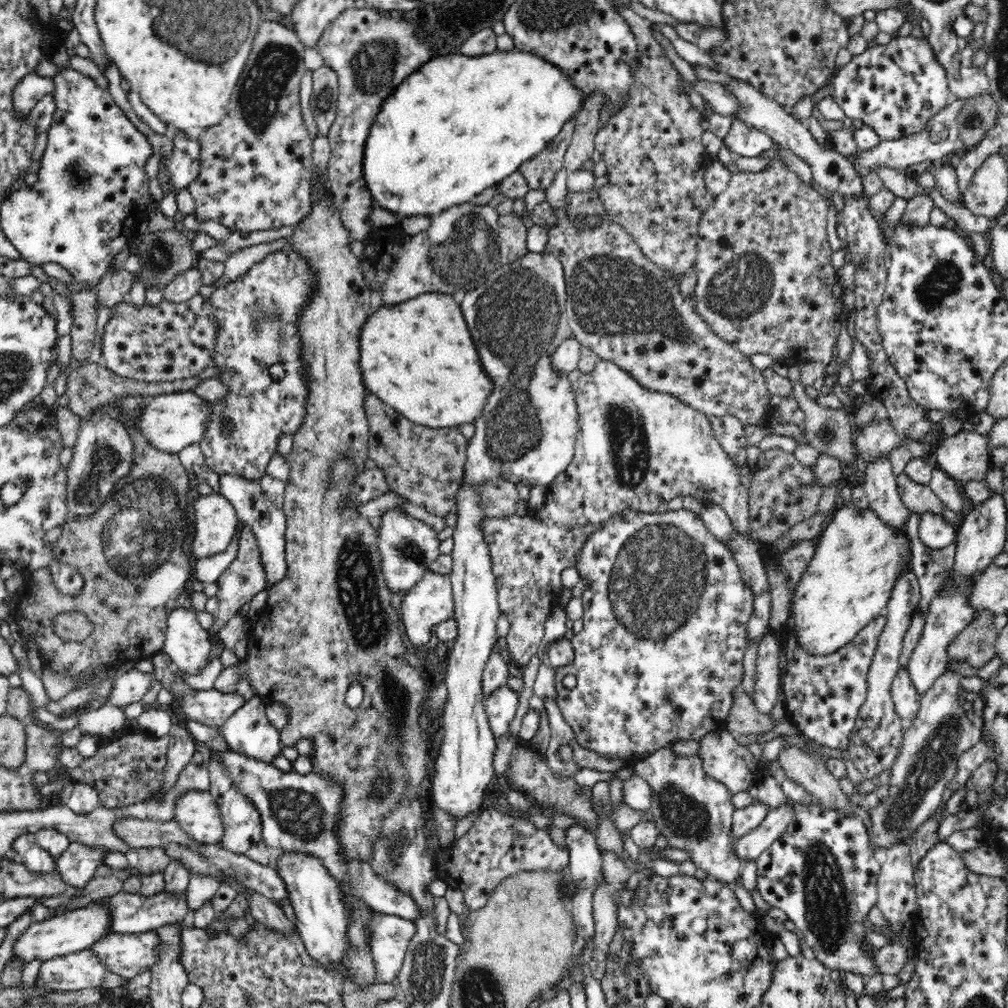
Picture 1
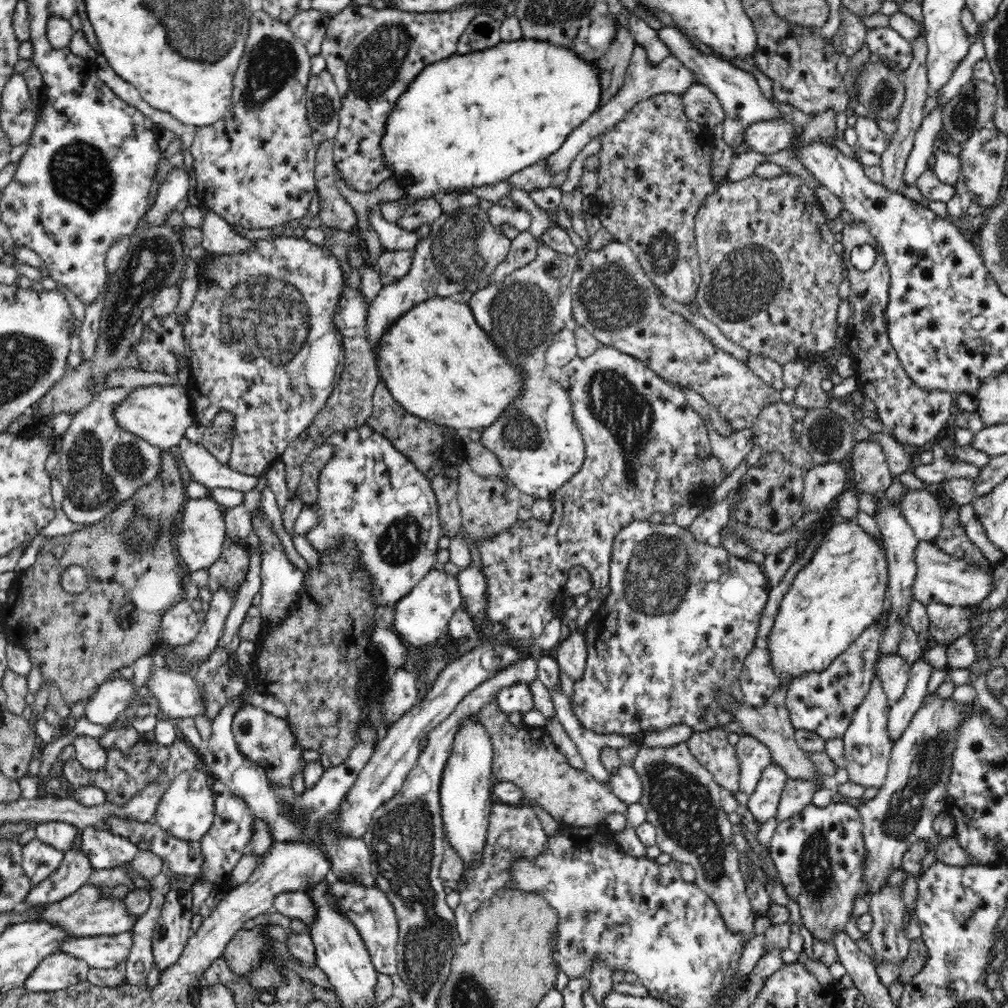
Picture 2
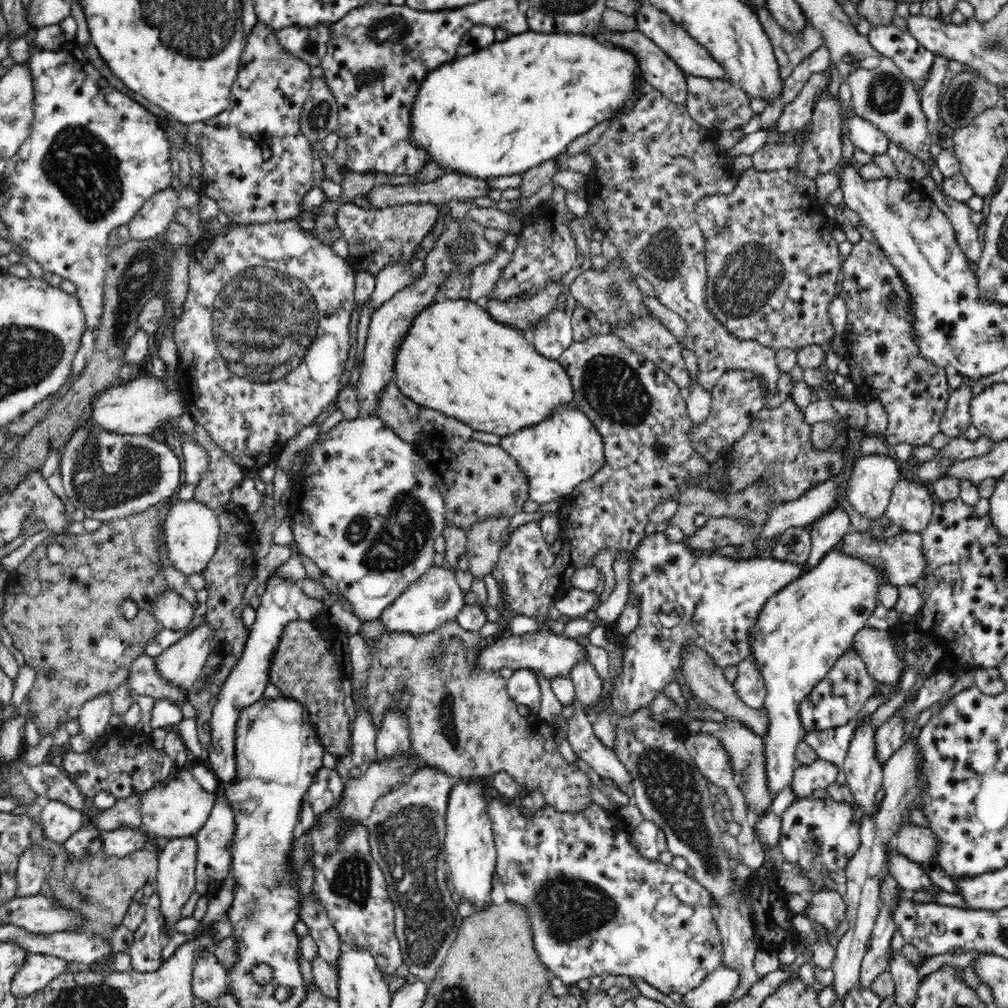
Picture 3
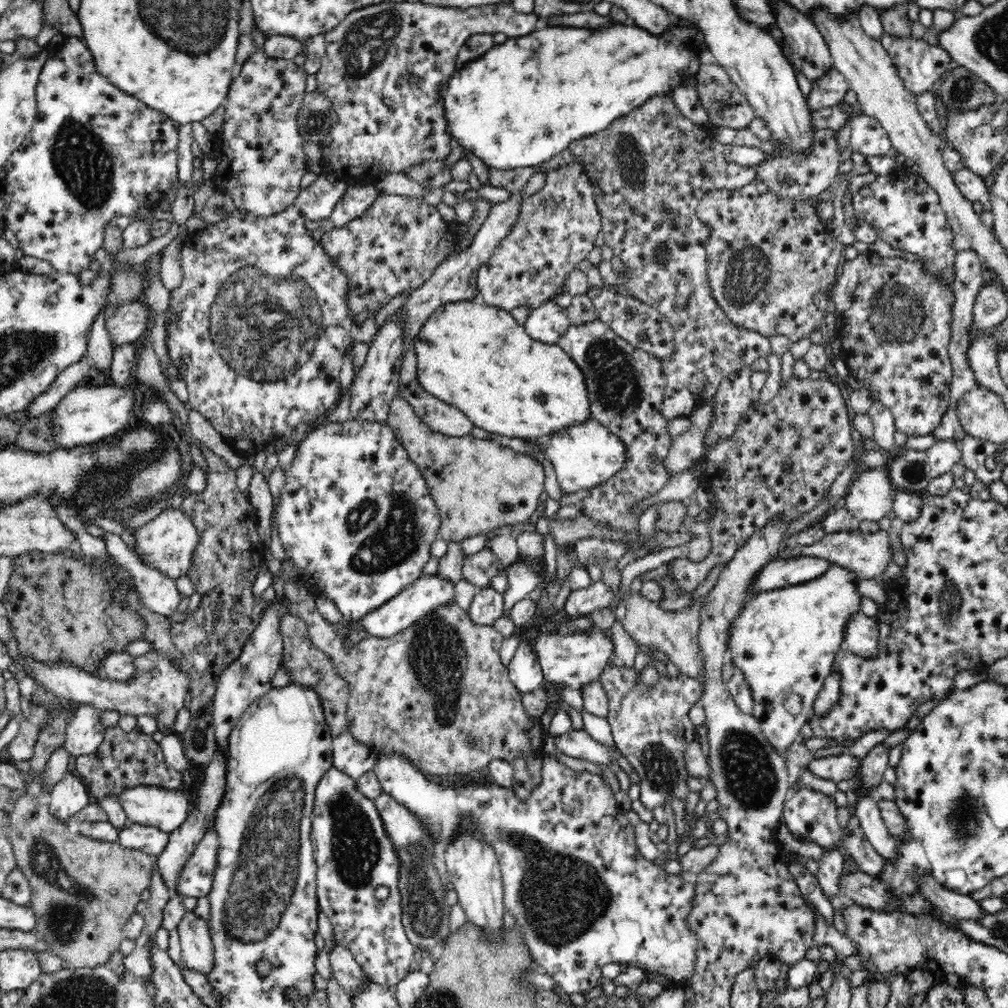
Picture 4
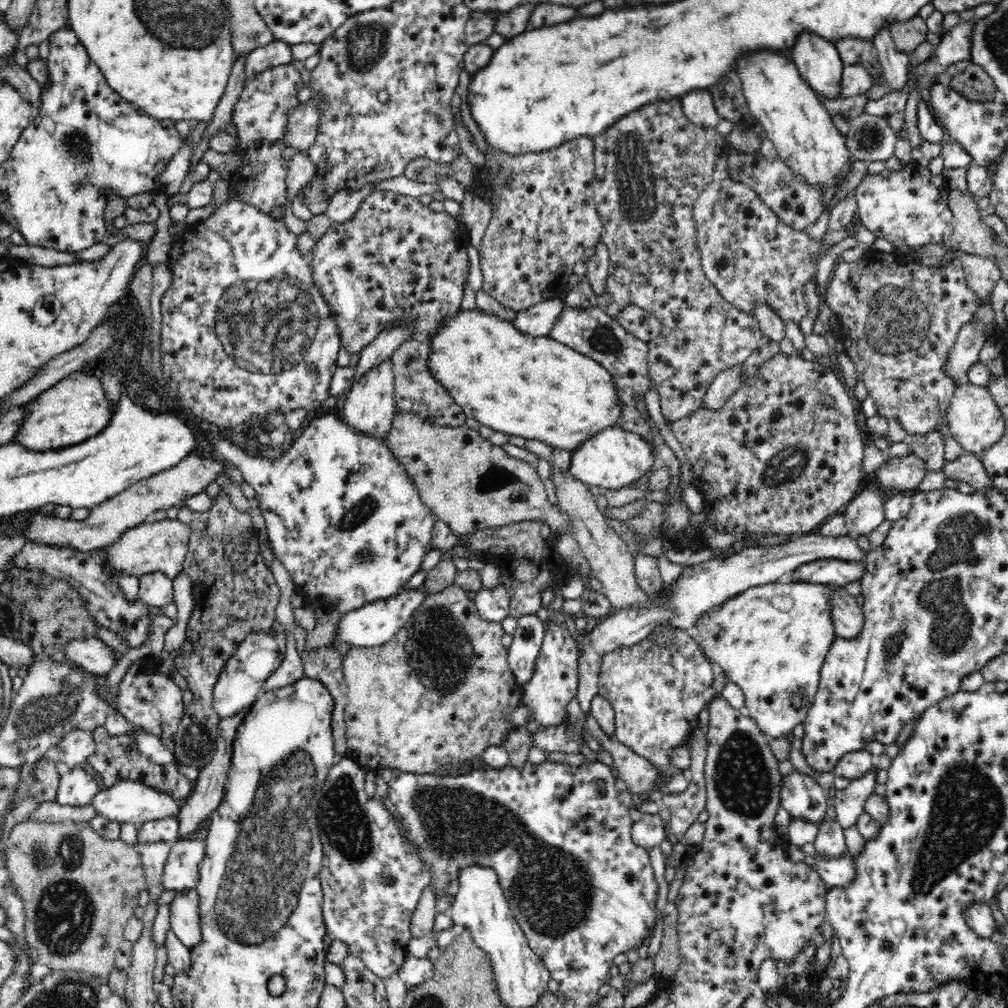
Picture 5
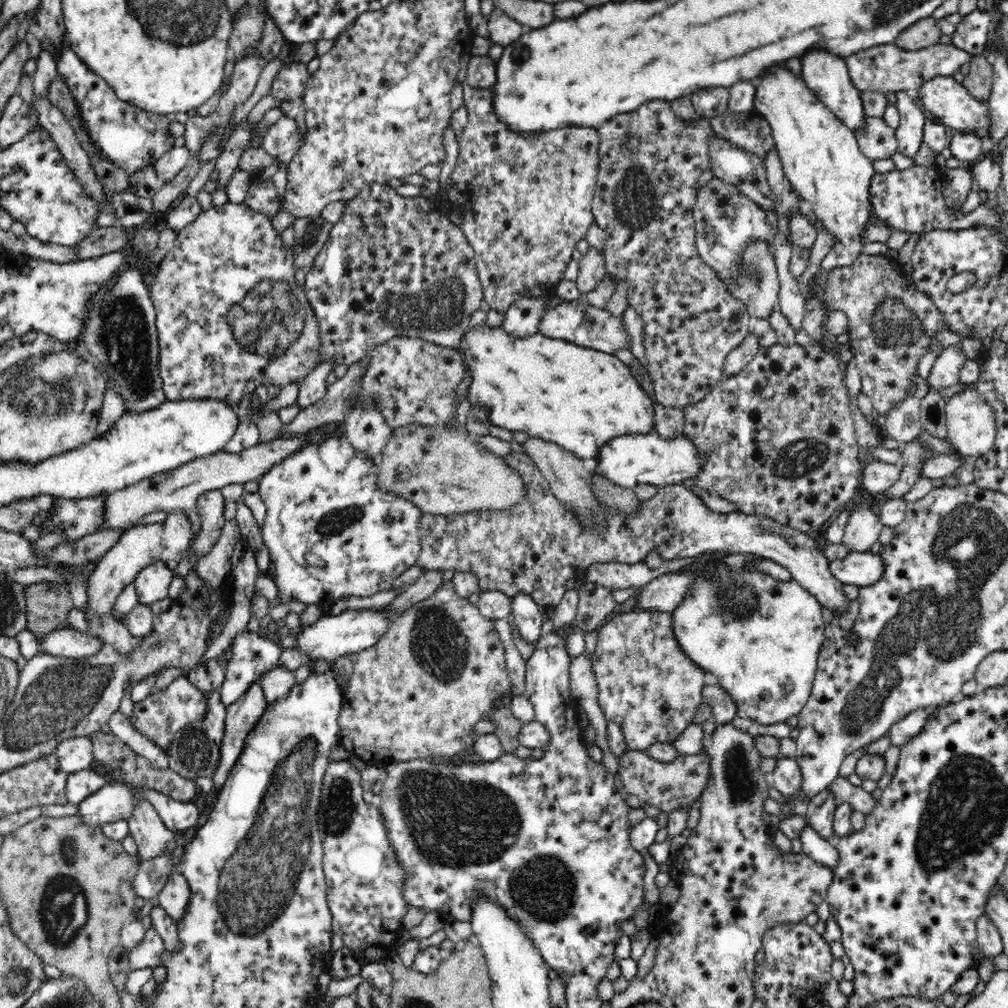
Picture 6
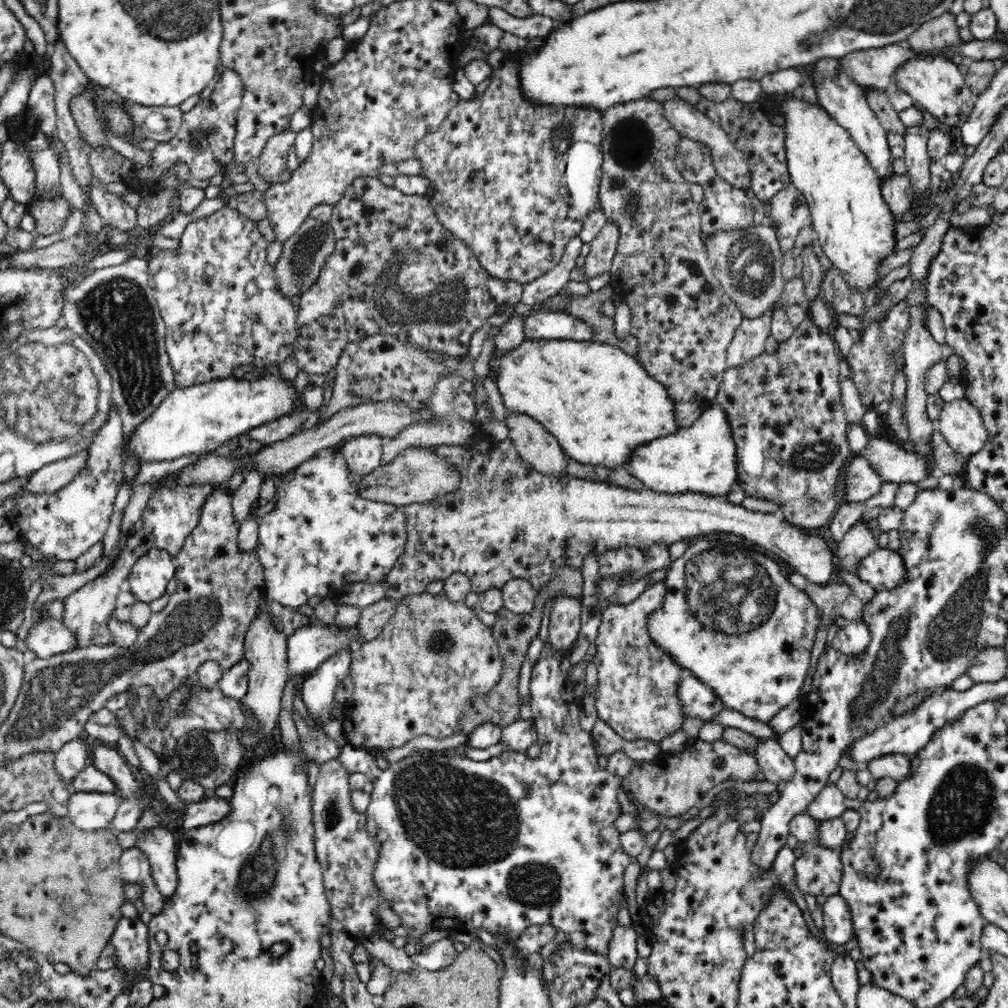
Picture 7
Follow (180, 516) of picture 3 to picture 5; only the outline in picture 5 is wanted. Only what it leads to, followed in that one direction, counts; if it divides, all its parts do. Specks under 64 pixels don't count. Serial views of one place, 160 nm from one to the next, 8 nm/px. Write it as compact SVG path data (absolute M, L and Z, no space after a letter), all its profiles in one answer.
M166 518L160 522L153 519L126 530L114 543L105 548L106 564L104 570L110 577L117 578L118 573L128 573L133 577L143 574L163 572L173 579L183 572L183 564L189 549L190 528L180 520Z

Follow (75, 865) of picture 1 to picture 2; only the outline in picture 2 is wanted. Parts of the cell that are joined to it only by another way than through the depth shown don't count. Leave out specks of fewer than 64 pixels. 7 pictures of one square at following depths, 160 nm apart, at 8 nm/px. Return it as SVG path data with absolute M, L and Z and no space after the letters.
M97 826L81 829L77 844L96 869L124 866L134 860L139 850L127 838Z

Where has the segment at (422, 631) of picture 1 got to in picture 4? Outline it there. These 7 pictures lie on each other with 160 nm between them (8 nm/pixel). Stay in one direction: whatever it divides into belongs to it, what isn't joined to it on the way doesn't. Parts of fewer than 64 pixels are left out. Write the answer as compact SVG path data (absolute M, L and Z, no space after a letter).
M438 573L433 575L424 574L418 581L410 584L403 592L400 592L395 598L392 598L386 604L378 606L376 610L370 611L364 618L360 618L360 623L367 636L374 636L378 638L390 638L406 628L410 628L414 622L418 622L420 618L434 612L440 606L450 605L455 603L454 595L455 583L450 580L441 578Z

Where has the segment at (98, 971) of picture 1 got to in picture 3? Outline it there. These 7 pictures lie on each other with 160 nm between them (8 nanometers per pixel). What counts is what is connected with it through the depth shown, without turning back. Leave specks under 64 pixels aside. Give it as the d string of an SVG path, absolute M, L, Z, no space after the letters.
M28 954L21 970L14 976L11 993L14 997L28 997L66 973L69 963L46 954Z

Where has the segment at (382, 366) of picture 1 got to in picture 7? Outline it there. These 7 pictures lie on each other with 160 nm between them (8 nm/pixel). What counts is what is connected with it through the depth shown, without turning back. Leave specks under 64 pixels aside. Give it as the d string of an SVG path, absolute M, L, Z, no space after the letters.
M524 339L522 344L514 347L510 353L493 353L489 360L489 368L495 372L495 382L502 395L502 400L507 412L519 412L520 414L529 414L534 420L537 420L544 428L556 437L559 446L563 449L566 456L586 465L604 466L615 469L626 467L630 462L632 451L640 446L646 446L645 442L653 441L661 436L668 436L670 433L678 432L673 408L674 401L670 398L666 387L652 378L646 369L630 355L627 355L619 347L600 343L598 341L578 342L575 340L544 340L544 339Z

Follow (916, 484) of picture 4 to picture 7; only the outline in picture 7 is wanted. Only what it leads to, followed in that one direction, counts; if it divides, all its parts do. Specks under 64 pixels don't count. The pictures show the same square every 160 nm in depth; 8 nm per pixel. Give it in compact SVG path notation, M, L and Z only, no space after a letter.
M854 456L844 468L844 474L841 476L846 479L846 483L842 488L846 491L844 496L850 502L864 502L876 495L885 484L885 481L876 473L876 470L868 463L866 458Z

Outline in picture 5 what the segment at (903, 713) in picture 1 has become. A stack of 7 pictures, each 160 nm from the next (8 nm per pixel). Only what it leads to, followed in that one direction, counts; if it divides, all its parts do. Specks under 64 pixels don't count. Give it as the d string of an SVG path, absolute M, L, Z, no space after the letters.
M831 586L830 613L835 636L850 640L864 630L864 611L844 587Z

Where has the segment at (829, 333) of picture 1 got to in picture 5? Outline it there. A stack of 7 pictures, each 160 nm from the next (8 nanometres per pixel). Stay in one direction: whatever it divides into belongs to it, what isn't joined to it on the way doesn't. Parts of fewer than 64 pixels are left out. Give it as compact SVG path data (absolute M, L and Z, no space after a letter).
M727 177L724 180L712 180L710 184L707 184L703 191L698 195L697 201L693 206L693 217L695 220L695 225L697 228L697 243L699 247L699 252L701 255L701 265L703 266L703 271L708 277L708 280L718 289L718 292L728 301L730 304L738 307L738 310L745 312L746 314L754 315L754 308L756 304L769 304L771 309L783 320L791 320L796 324L802 322L802 318L806 318L806 312L808 312L808 307L806 307L806 301L804 298L804 284L806 280L810 280L818 270L819 260L813 260L817 253L822 253L822 258L829 252L829 248L826 247L826 242L824 239L820 241L813 240L808 235L804 229L796 230L792 227L782 223L778 216L774 214L768 205L758 195L752 187L742 184L741 182L734 181L732 178Z

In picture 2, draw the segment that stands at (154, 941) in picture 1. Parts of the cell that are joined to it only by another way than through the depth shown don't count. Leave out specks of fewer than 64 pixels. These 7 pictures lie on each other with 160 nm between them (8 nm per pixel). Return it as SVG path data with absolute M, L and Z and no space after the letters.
M129 932L116 935L95 935L72 937L66 940L60 952L82 958L91 968L115 968L121 962L127 963L133 946Z

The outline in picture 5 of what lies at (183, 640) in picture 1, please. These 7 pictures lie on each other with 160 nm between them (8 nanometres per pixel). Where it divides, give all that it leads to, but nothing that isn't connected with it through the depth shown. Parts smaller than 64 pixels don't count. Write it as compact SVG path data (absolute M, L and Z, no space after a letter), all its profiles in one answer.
M163 572L139 577L139 600L147 605L163 607L173 602L173 580Z

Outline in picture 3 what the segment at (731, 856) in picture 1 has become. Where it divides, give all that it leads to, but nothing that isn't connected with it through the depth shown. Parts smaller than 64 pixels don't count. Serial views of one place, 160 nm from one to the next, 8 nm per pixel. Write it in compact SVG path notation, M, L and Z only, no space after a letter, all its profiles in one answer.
M648 706L634 714L615 716L615 755L624 763L633 783L632 803L639 808L643 818L659 826L663 848L673 855L682 856L692 868L693 877L710 894L715 902L715 921L723 943L723 964L740 974L740 981L729 1002L736 1002L748 994L760 977L754 967L758 943L755 939L752 907L740 899L732 881L731 859L722 841L721 818L712 805L715 797L708 789L708 779L700 773L685 745L688 736L683 720L654 721L648 716Z

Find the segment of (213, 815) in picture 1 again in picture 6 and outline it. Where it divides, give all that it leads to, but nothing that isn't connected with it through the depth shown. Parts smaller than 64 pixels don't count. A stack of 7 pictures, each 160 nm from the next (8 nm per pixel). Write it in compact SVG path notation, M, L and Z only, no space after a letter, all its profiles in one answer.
M106 783L100 790L84 798L78 804L78 817L89 827L101 827L103 824L116 822L132 816L136 806L134 789L124 783Z

